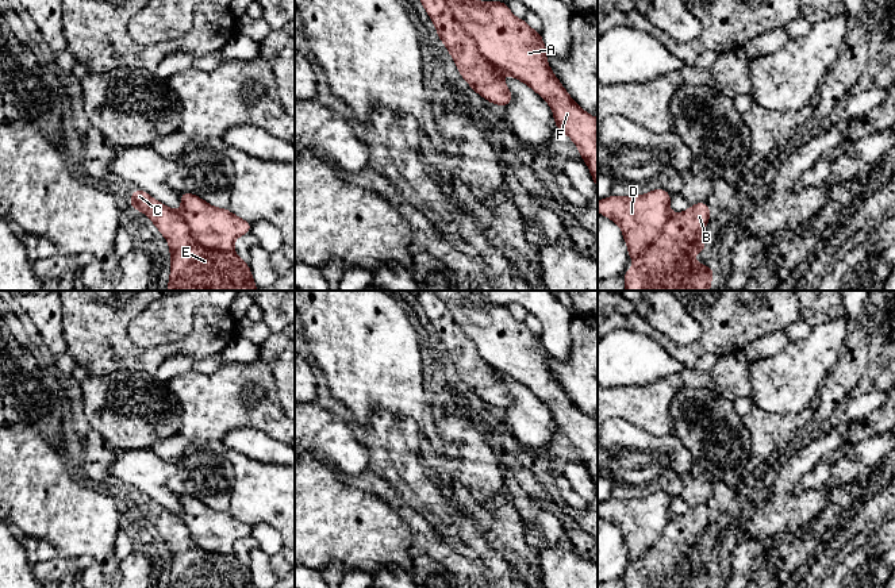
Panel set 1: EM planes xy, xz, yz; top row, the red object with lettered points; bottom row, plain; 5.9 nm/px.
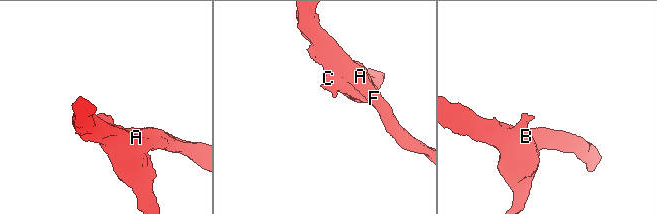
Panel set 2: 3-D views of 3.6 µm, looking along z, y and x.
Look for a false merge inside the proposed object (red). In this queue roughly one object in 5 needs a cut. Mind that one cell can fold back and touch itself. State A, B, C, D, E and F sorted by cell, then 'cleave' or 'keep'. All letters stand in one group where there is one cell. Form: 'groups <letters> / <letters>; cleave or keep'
groups A D F / B C E; cleave

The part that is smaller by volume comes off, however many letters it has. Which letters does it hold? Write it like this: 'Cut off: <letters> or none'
Cut off: B, C, E

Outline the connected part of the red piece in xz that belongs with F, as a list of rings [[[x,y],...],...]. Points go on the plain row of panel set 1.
[[[462,291],[431,292],[443,301],[457,326],[499,374],[525,385],[550,408],[557,433],[565,435],[577,449],[598,492],[598,422],[580,411],[550,372],[542,335],[534,334],[525,322],[515,320],[507,305],[473,303]]]

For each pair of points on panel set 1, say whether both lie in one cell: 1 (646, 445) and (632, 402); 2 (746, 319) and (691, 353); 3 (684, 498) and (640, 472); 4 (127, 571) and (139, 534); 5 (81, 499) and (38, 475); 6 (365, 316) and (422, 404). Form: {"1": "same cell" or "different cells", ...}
{"1": "different cells", "2": "same cell", "3": "different cells", "4": "same cell", "5": "same cell", "6": "same cell"}

